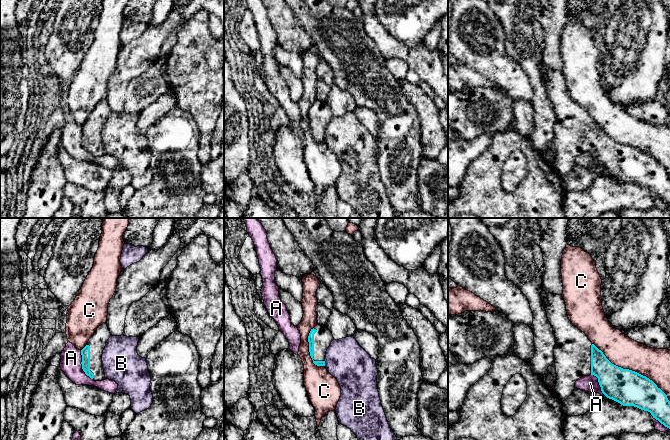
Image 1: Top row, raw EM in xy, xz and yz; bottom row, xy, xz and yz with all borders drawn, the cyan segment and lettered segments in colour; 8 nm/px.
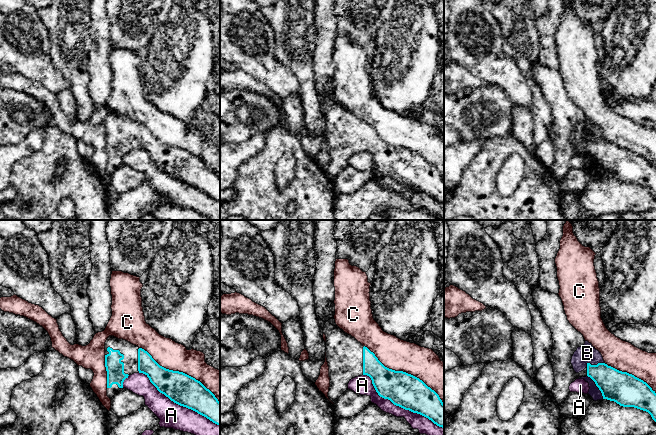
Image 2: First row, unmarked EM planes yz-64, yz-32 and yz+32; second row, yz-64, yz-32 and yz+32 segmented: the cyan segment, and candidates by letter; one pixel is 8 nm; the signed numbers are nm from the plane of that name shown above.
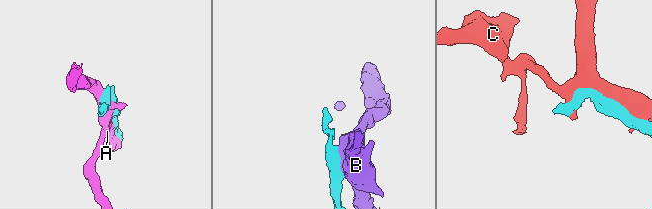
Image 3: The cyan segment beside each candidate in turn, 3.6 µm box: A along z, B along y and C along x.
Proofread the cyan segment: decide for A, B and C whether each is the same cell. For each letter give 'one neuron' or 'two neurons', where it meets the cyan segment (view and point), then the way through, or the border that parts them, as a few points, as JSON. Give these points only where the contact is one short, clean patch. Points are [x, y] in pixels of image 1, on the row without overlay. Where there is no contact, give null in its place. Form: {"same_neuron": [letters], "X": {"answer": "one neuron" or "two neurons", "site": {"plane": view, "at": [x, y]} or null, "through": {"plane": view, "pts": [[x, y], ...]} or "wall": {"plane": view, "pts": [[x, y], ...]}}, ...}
{"same_neuron": [], "A": {"answer": "two neurons", "site": {"plane": "xy", "at": [82, 141]}}, "B": {"answer": "two neurons", "site": {"plane": "xz", "at": [324, 139]}}, "C": {"answer": "two neurons", "site": {"plane": "yz", "at": [631, 146]}}}

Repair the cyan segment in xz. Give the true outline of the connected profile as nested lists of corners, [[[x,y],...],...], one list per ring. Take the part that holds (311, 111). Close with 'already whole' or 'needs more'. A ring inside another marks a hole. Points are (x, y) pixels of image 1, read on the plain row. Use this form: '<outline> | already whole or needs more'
[[[317,100],[311,105],[308,112],[309,128],[315,141],[325,142],[326,127],[333,116],[333,111],[326,101]]] | needs more

